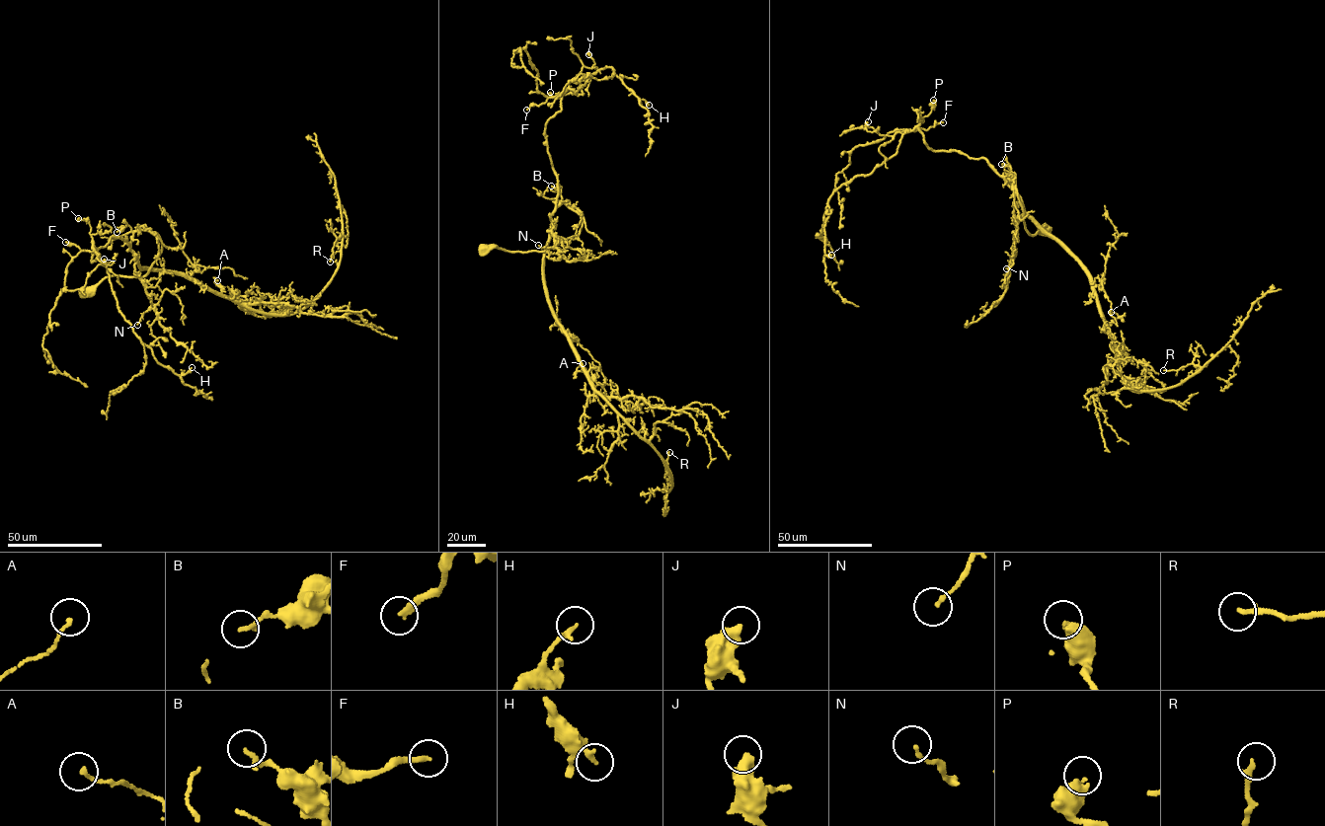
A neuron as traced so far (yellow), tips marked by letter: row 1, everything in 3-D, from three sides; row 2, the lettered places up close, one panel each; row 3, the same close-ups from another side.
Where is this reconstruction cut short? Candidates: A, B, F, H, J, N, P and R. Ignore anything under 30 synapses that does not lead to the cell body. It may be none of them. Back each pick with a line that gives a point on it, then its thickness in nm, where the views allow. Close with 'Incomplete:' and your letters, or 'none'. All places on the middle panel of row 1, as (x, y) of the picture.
F: place (526, 110); calibre 240 nm
Incomplete: F

